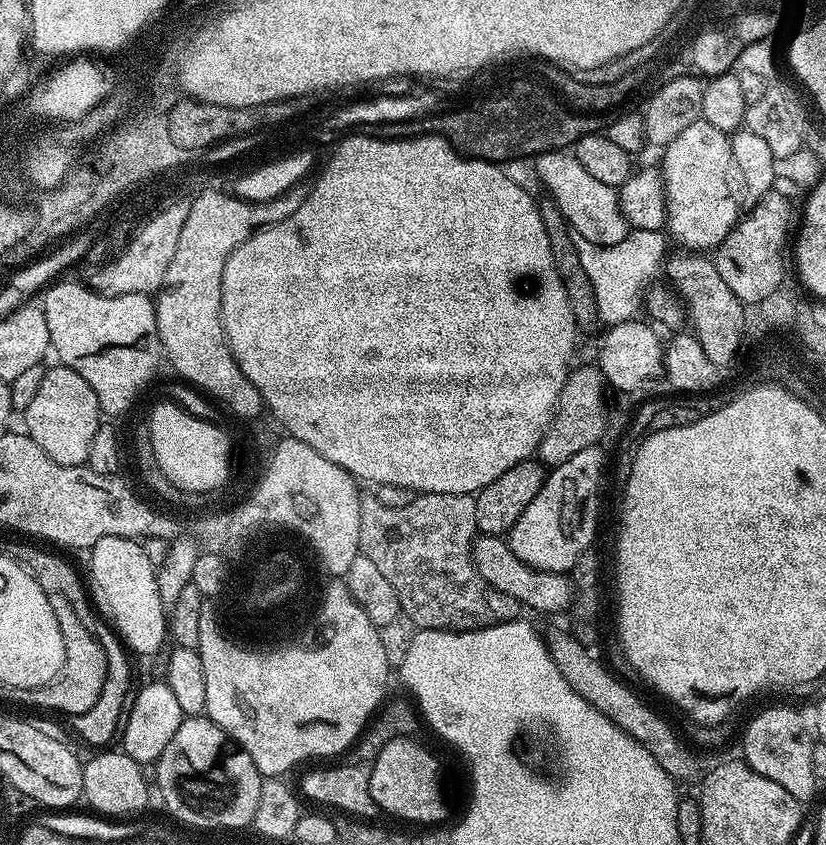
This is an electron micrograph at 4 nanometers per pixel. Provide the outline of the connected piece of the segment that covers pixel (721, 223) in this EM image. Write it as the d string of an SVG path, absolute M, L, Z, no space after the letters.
M701 118L690 126L686 126L686 130L682 130L682 134L678 134L678 138L674 138L674 142L670 142L663 152L664 202L668 207L667 235L671 239L673 236L684 247L684 250L702 250L698 248L715 250L719 248L720 243L726 238L726 234L730 234L730 230L736 227L738 217L741 215L740 204L736 201L736 192L732 189L731 182L728 181L734 176L729 133L718 130L718 126L710 126L710 122Z

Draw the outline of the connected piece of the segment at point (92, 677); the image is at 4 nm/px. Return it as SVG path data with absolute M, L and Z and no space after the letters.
M51 593L48 601L50 610L54 610L54 618L58 618L58 626L62 630L64 668L51 684L42 688L14 688L11 689L10 696L24 704L33 704L36 708L53 708L56 712L65 712L65 717L68 718L81 716L83 712L91 710L94 702L98 702L98 694L102 694L102 685L106 683L108 673L106 654L98 638L94 638L94 634L90 634L90 630L82 626L82 618L74 614L74 606L66 602L62 593Z

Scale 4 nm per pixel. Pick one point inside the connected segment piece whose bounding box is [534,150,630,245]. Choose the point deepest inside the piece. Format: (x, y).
(591, 209)

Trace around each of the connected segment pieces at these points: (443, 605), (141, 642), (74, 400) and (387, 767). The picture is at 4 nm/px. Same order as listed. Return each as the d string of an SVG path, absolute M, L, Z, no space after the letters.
M417 494L410 506L387 509L375 498L360 501L360 555L370 558L386 582L398 594L401 613L409 616L417 629L442 630L443 632L470 632L468 626L468 566L472 563L472 542L477 531L476 500L466 494Z
M107 536L102 538L90 549L92 555L92 584L90 580L90 599L97 612L112 625L117 636L133 653L140 656L152 656L169 635L169 617L163 612L162 599L159 598L157 569L144 552L143 543L127 536Z
M63 366L55 367L47 369L38 394L30 406L23 409L23 427L26 435L38 442L38 446L42 446L42 450L54 458L54 462L62 466L84 464L88 459L90 442L94 442L94 434L102 423L100 403L94 390L90 390L90 382L86 382L82 374L74 374L74 370Z
M401 738L382 746L382 750L370 764L370 794L381 813L389 812L390 815L401 816L404 820L417 820L420 824L436 826L434 824L448 812L448 804L444 801L444 784L440 781L440 764L422 745L415 744L414 741L412 738Z

